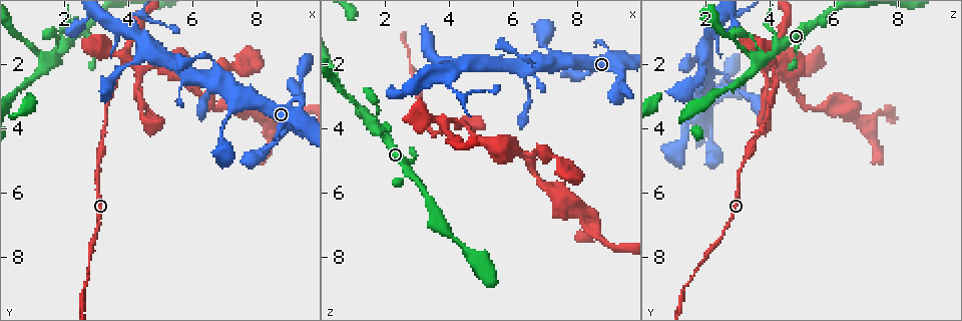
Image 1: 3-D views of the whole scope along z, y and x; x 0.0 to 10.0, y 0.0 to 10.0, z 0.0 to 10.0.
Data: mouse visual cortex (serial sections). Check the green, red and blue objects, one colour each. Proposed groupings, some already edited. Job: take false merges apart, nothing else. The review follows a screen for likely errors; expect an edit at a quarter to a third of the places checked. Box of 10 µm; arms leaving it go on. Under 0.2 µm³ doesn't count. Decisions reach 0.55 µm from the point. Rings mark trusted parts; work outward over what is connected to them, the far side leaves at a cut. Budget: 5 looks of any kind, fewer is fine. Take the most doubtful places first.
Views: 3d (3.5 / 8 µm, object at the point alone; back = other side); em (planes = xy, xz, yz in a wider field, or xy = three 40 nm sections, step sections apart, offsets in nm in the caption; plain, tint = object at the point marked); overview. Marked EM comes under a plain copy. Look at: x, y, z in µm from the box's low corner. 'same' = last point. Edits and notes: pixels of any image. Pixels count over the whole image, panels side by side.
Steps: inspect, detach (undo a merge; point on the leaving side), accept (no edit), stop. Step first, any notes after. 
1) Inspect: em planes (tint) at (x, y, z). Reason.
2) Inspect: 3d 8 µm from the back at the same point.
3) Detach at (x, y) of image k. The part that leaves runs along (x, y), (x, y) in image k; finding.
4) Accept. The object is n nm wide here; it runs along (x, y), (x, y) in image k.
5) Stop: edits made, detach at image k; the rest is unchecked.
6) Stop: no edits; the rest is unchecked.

Inspect: 3d 3.5 µm at (1.60, 1.90, 3.75).

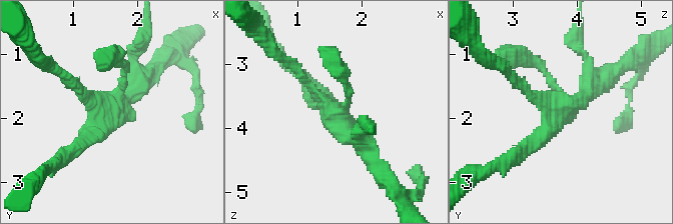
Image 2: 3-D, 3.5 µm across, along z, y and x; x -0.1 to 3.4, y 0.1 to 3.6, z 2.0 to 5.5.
Accept. It runs along (371, 157), (296, 72) in image 2; continuous, no second cell.

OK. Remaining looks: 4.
Inspect: 3d 3.5 µm at (3.90, 1.85, 3.80). Small branch off a trunk.

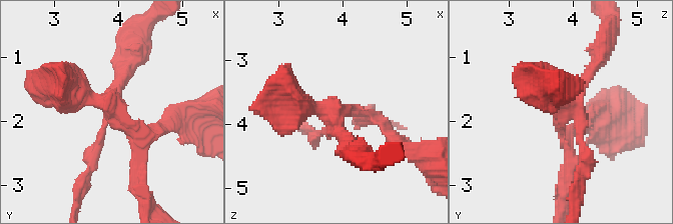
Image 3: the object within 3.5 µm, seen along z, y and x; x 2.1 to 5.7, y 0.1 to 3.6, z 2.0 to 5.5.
Inspect: em xy step 5 (tint) at (3.90, 1.75, 3.85).

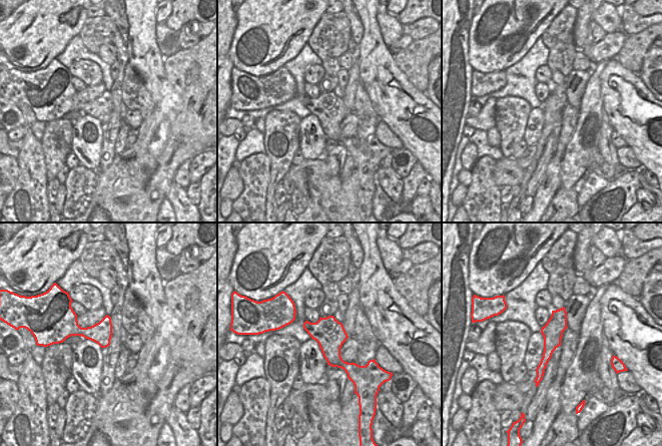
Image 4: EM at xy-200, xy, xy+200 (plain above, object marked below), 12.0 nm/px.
Detach at (87, 99) of image 3. The part that leaves runs along (109, 111), (146, 133), (174, 118) in image 3; a second cell is stuck on.

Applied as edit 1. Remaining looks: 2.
Stop: edits made, detach at image 3; the rest is unchecked.

